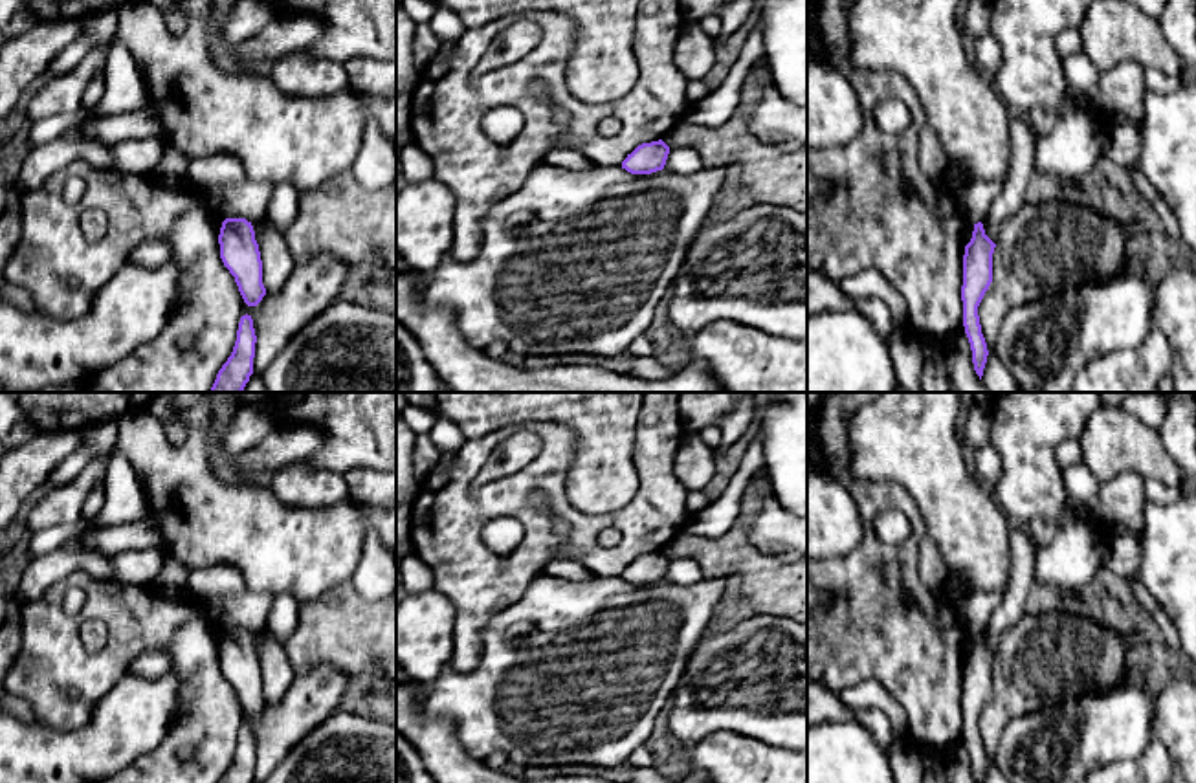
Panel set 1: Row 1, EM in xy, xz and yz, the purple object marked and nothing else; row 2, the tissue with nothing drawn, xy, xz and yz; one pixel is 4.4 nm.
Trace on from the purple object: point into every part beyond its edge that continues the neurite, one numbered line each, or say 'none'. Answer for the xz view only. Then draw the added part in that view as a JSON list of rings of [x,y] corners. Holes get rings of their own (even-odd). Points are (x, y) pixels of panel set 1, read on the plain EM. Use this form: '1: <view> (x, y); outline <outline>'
none

